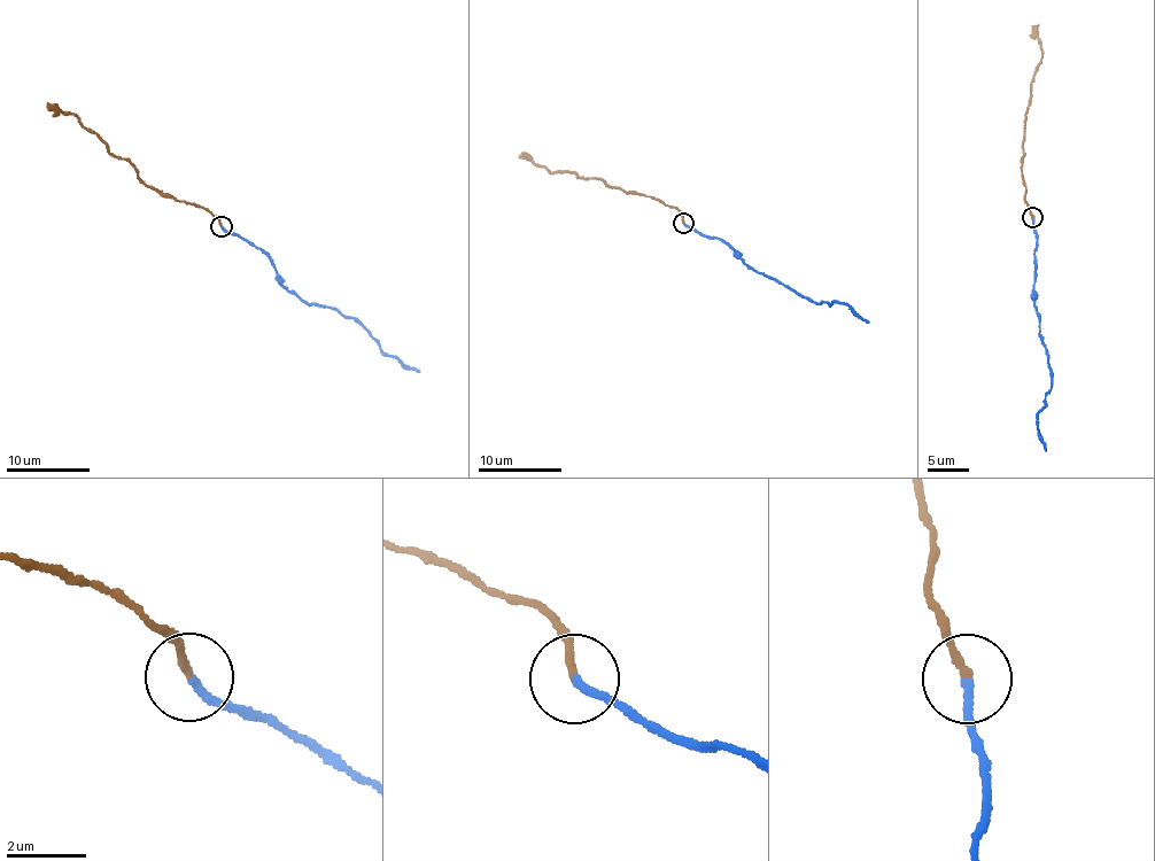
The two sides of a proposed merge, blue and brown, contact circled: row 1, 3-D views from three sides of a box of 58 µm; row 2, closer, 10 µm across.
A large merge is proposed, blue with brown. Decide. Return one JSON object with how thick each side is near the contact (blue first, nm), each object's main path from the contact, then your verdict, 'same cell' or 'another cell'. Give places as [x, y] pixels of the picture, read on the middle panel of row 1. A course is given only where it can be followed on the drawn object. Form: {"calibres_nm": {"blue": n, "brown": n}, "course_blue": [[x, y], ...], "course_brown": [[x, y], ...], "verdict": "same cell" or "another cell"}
{"calibres_nm": {"blue": 200, "brown": 190}, "course_blue": [[684, 224], [727, 243], [761, 273], [805, 297], [819, 304], [836, 303], [852, 308], [868, 323]], "course_brown": [[684, 224], [676, 209], [649, 195], [626, 193], [597, 178], [570, 171], [552, 173], [519, 157]], "verdict": "another cell"}

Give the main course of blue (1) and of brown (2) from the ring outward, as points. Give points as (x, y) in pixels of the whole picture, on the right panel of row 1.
1: (1033, 218), (1033, 304), (1051, 371), (1051, 390), (1038, 415), (1037, 432), (1046, 450)
2: (1033, 218), (1021, 172), (1025, 114), (1031, 80), (1040, 61), (1037, 36), (1039, 24)

